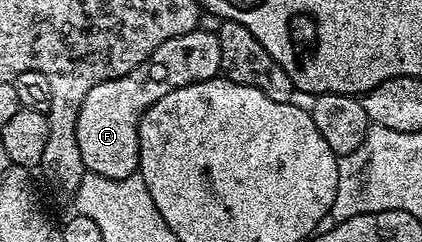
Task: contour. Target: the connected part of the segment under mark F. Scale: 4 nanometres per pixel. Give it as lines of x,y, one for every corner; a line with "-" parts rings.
198,29
191,33
183,33
183,37
171,37
167,41
163,41
163,45
159,45
159,49
155,49
155,53
151,53
151,57
147,61
135,65
135,69
131,69
131,73
123,73
123,77
115,77
111,81
102,81
100,85
95,85
95,89
91,89
91,93
87,93
87,97
83,101
83,109
79,109
79,121
75,124
75,141
79,141
79,153
83,157
86,172
108,179
126,179
138,174
141,165
139,161
139,121
143,117
143,113
147,113
147,109
151,109
151,105
155,105
155,101
159,101
159,97
167,97
167,93
179,89
183,85
195,85
199,81
215,79
220,75
221,58
219,57
219,37
216,30
204,31
204,29

